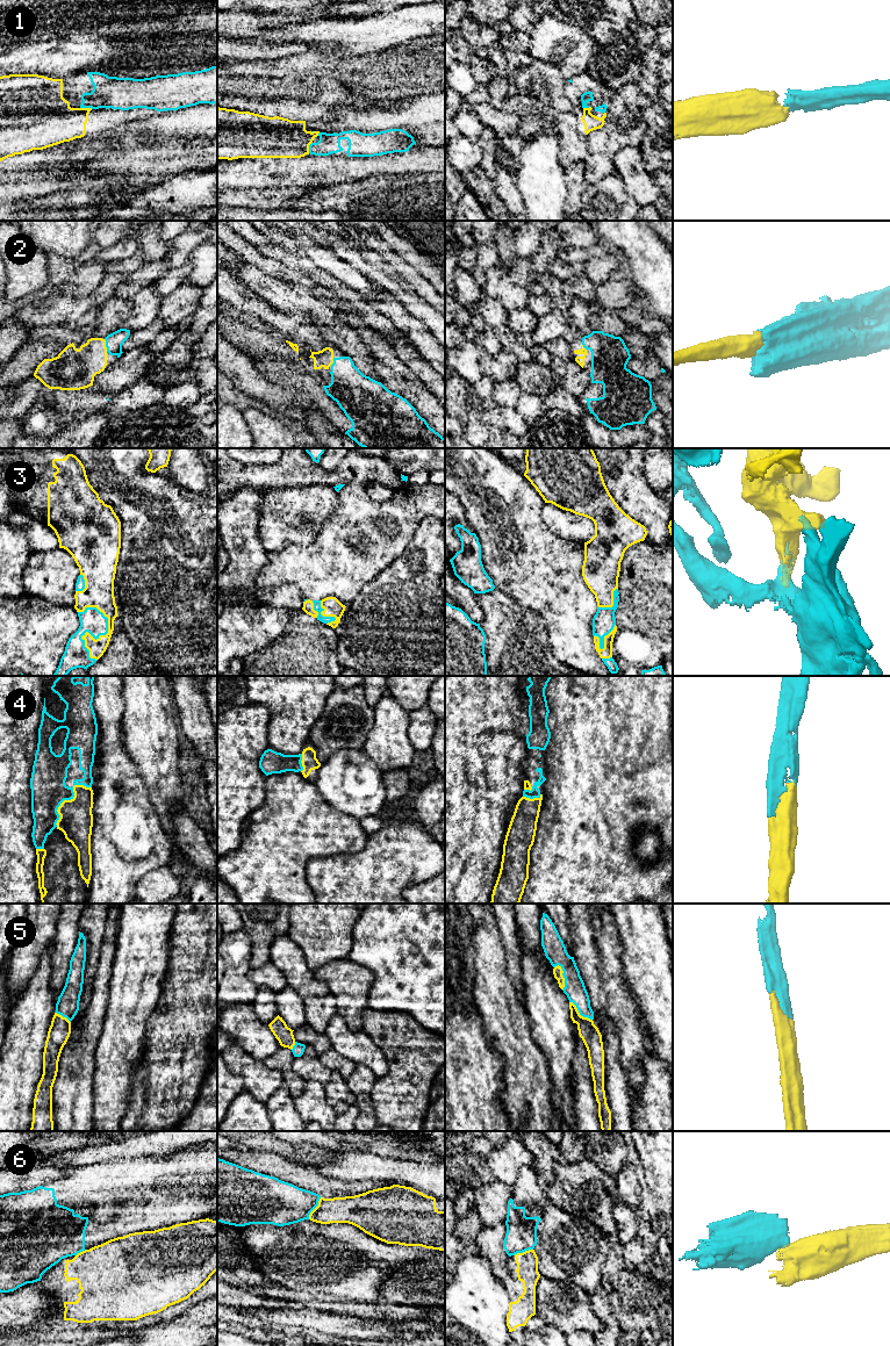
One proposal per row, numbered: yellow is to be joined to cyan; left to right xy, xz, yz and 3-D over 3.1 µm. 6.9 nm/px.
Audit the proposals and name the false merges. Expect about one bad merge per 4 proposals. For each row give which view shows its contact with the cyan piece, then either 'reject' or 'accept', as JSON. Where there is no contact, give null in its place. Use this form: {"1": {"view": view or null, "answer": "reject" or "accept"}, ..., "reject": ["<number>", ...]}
{"1": {"view": "xy", "answer": "accept"}, "2": {"view": "xy", "answer": "accept"}, "3": {"view": "xy", "answer": "accept"}, "4": {"view": "xy", "answer": "accept"}, "5": {"view": "yz", "answer": "accept"}, "6": {"view": "xz", "answer": "reject"}, "reject": ["6"]}

